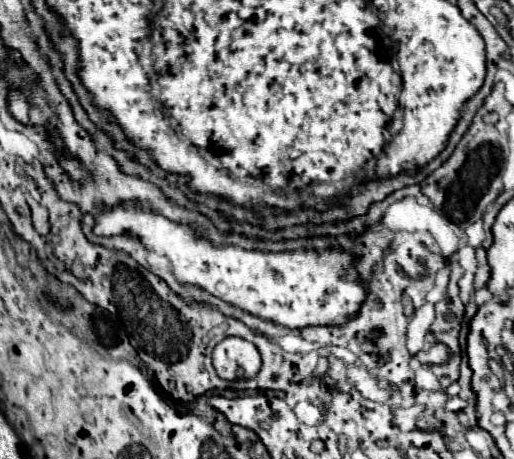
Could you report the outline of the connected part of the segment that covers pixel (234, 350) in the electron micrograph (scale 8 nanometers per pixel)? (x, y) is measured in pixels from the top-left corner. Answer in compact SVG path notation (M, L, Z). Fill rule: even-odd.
M229 336L215 346L213 368L223 380L255 378L261 368L261 356L251 342Z

